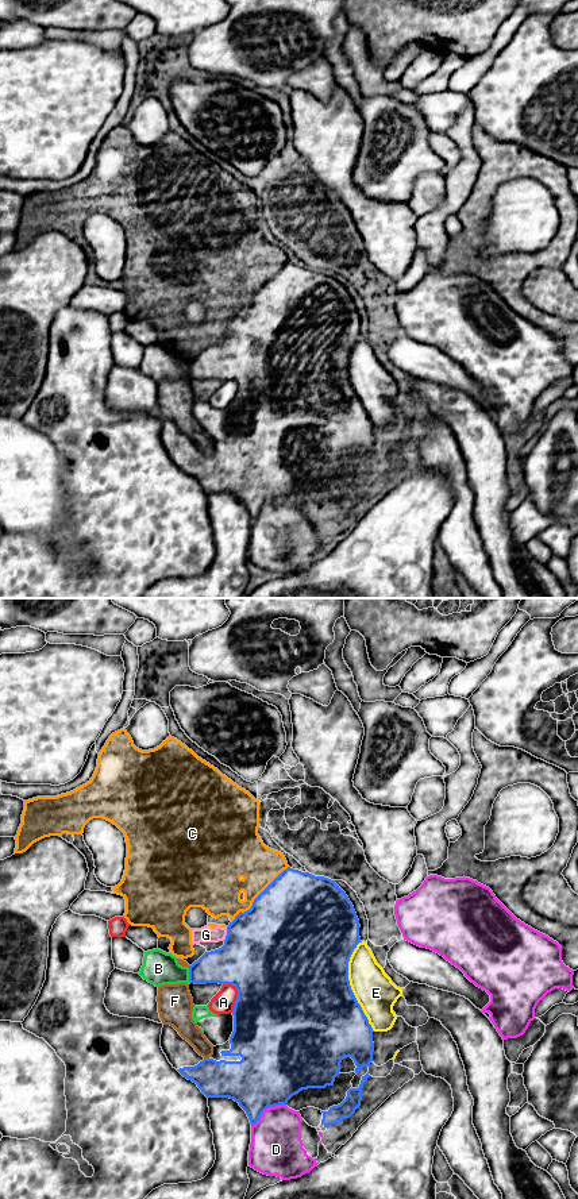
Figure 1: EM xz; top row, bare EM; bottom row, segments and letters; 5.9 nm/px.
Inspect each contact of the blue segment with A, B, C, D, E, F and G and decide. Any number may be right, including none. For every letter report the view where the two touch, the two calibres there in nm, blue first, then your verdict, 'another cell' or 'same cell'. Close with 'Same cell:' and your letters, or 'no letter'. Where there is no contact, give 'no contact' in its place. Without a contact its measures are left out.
A: xz | 500/140 nm | another cell
B: xz | 240/200 nm | same cell
C: xz | 500/300 nm | another cell
D: xz | 400/320 nm | another cell
E: xz | 500/240 nm | another cell
F: xz | 240/120 nm | another cell
G: xz | 500/100 nm | another cell
Same cell: B

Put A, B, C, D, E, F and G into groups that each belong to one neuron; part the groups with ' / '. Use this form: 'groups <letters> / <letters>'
groups A / B / C G / D / E / F

